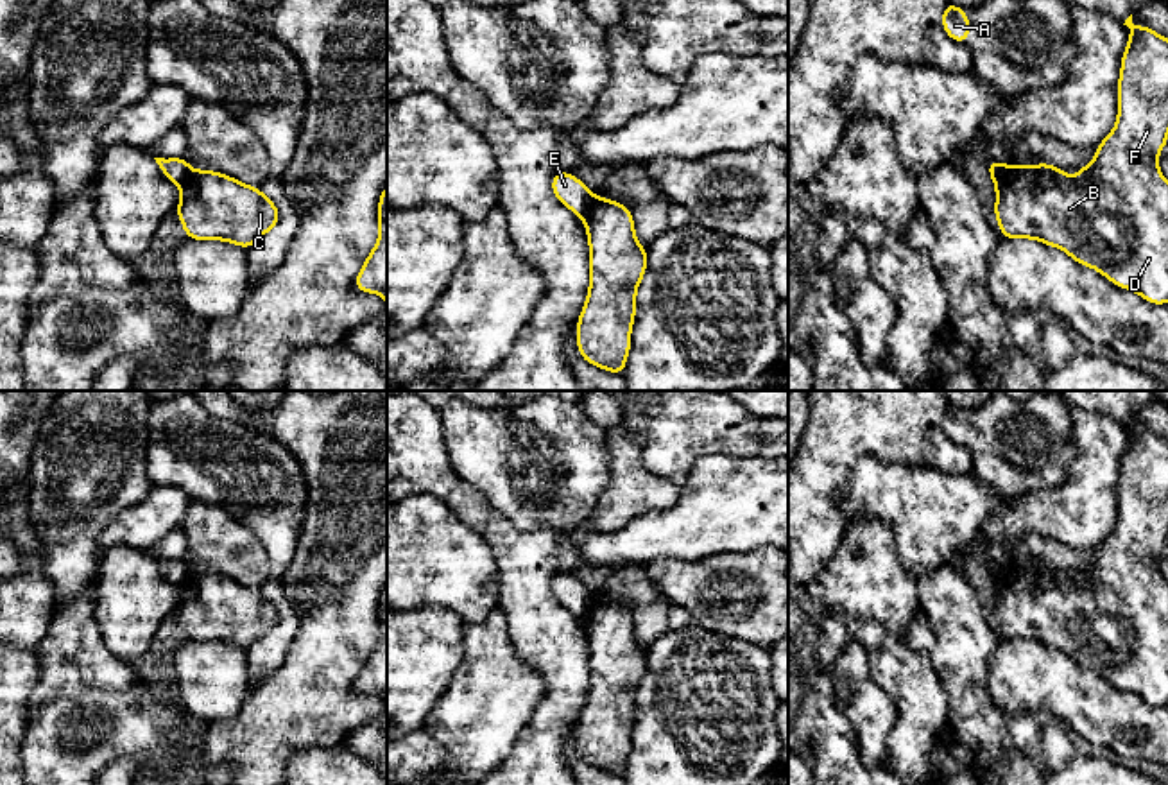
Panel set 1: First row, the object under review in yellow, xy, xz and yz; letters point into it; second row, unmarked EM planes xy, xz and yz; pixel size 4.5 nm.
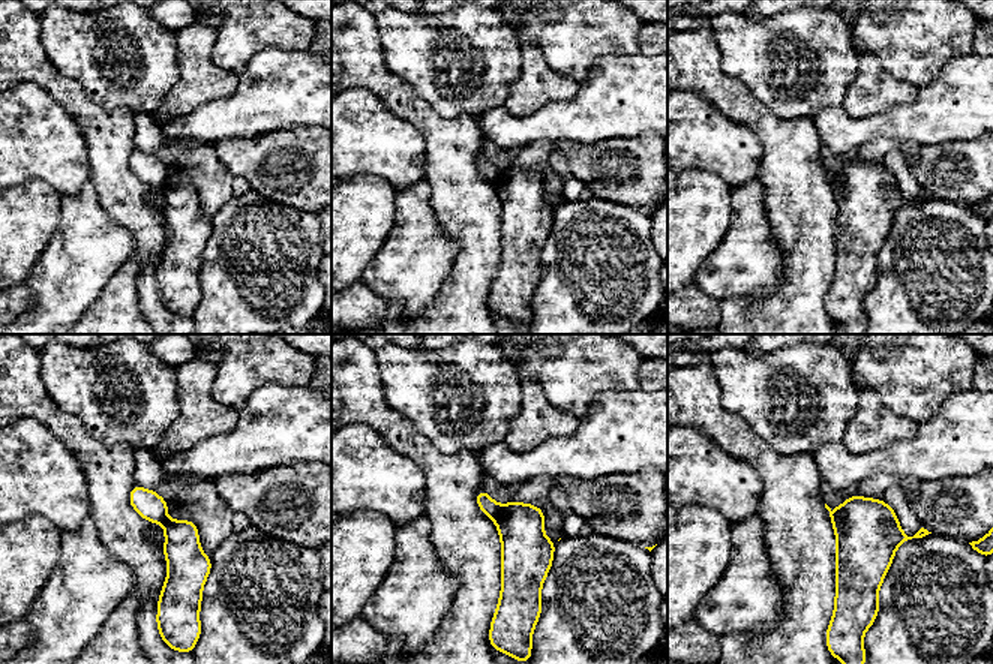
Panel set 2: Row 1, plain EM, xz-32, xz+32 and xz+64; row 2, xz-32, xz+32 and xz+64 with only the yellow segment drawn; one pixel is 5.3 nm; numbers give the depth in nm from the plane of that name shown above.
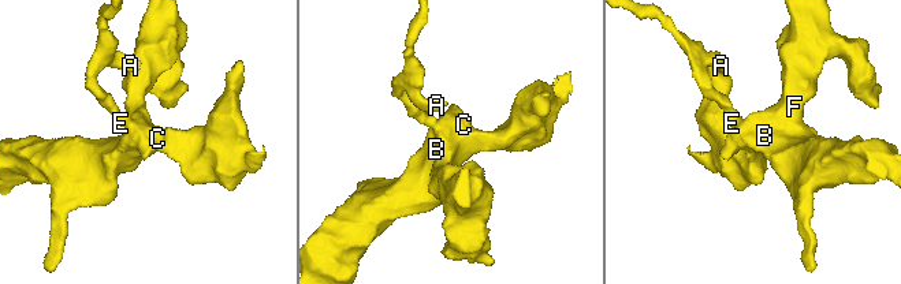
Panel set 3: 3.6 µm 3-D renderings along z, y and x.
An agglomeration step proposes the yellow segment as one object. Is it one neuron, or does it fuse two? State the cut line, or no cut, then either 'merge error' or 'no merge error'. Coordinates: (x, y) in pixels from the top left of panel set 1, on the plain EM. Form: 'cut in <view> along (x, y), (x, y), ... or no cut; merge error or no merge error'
cut in xz along (595, 599), (583, 619); merge error

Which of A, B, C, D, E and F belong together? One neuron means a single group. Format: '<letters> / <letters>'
A E / B C D F

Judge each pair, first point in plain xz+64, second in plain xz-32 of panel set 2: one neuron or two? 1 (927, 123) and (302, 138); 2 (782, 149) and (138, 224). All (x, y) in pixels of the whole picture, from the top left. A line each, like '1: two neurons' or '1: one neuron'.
1: two neurons
2: one neuron

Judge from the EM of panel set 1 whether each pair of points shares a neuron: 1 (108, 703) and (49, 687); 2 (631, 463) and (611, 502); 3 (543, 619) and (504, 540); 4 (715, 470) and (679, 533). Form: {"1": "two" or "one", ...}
{"1": "two", "2": "one", "3": "one", "4": "one"}

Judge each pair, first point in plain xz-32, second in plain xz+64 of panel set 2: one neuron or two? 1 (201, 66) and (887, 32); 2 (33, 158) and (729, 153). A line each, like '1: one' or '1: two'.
1: two
2: one

